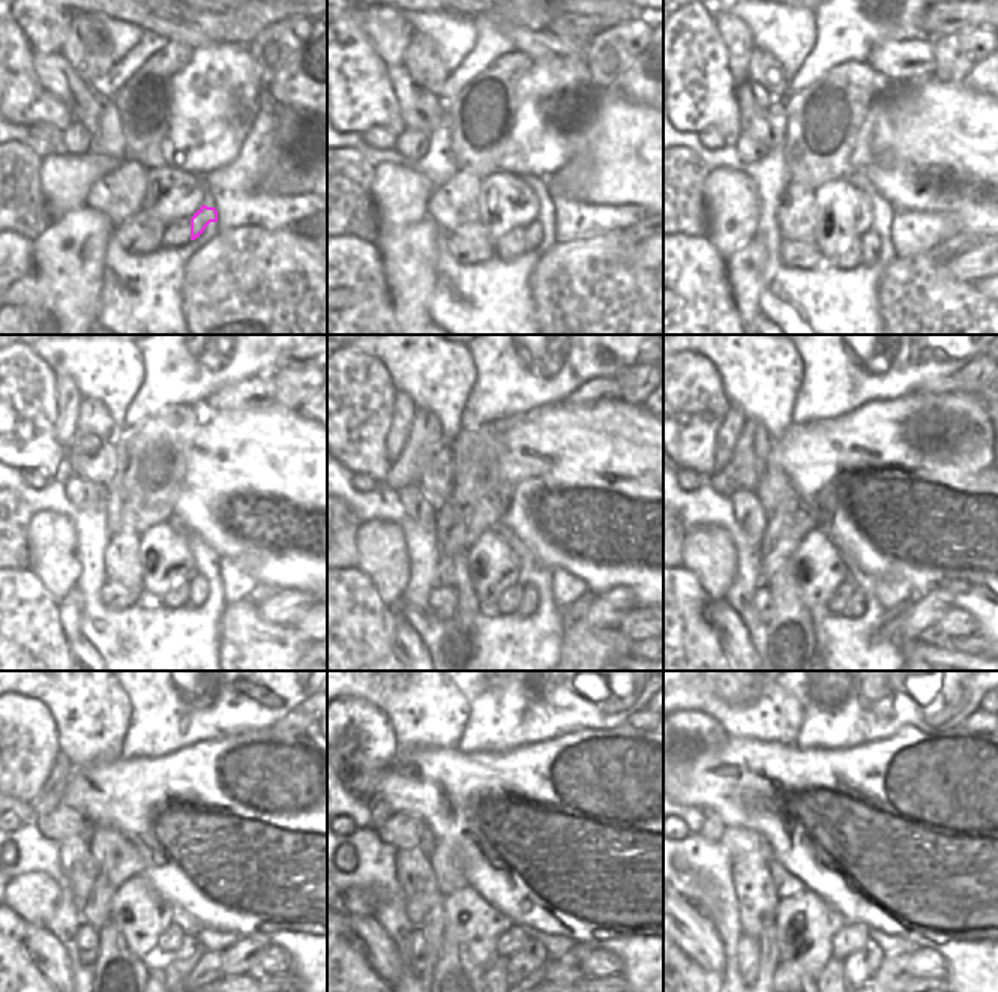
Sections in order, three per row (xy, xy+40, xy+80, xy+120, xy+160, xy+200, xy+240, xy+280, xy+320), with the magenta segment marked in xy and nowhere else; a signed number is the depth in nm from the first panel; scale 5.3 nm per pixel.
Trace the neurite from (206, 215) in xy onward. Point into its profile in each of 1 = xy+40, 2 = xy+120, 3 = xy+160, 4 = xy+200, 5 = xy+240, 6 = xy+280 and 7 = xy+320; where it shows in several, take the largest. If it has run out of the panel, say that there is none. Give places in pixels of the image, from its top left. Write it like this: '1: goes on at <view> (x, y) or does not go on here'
1: goes on at xy+40 (533, 231)
2: goes on at xy+120 (198, 590)
3: goes on at xy+160 (529, 602)
4: goes on at xy+200 (857, 607)
5: goes on at xy+240 (191, 952)
6: goes on at xy+280 (533, 955)
7: goes on at xy+320 (859, 967)

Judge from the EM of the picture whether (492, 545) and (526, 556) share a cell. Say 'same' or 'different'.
different

